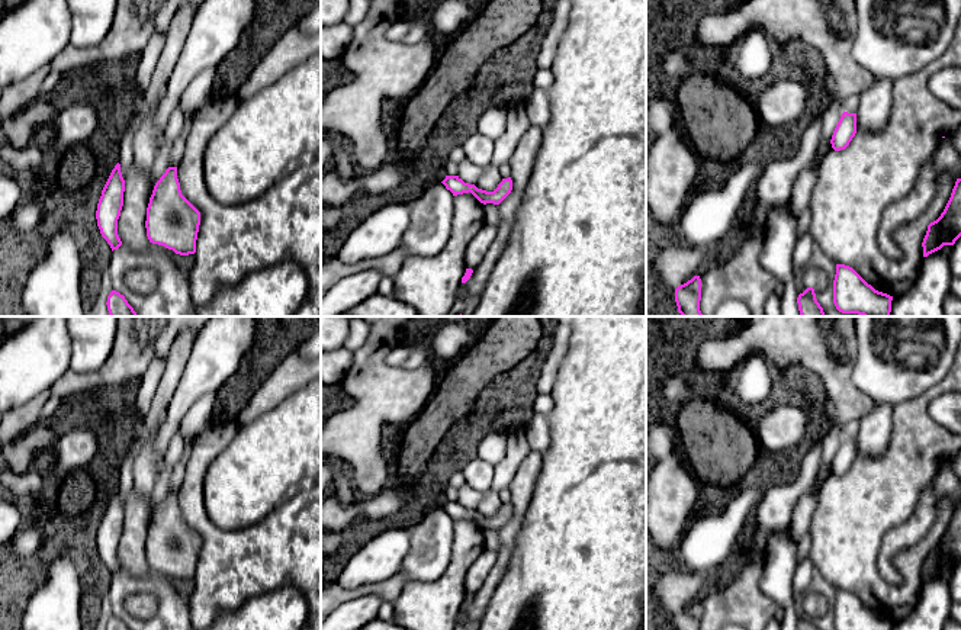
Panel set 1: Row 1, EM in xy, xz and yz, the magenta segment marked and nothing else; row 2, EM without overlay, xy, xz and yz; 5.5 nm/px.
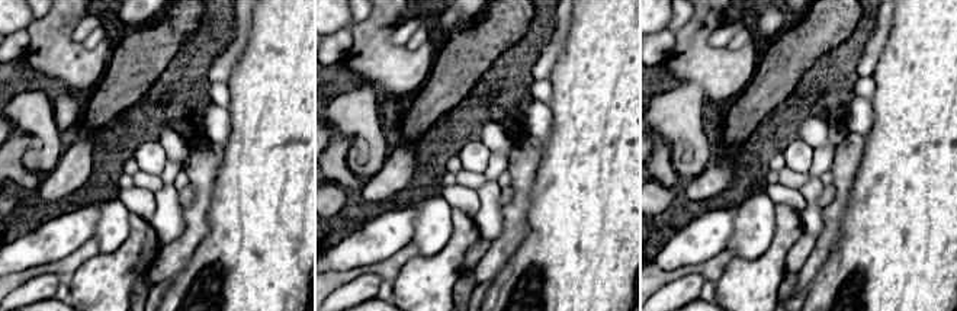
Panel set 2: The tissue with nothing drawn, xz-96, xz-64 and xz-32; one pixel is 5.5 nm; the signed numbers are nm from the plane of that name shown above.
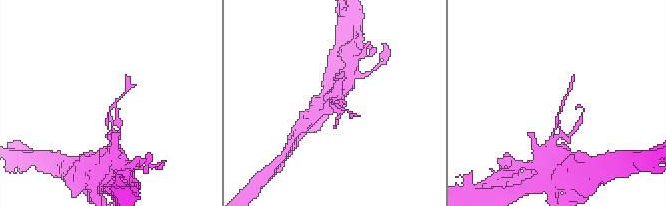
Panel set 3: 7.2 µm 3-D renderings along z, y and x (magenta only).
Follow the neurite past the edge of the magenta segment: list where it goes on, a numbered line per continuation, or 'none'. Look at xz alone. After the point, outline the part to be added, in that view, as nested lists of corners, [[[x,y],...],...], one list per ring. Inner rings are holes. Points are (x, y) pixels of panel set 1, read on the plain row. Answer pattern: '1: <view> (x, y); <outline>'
none

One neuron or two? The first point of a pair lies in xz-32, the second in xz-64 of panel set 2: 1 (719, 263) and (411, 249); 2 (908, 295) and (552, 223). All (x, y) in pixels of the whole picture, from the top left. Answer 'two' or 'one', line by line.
1: one
2: one

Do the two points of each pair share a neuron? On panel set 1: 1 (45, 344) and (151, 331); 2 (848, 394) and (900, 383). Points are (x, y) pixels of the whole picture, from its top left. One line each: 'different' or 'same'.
1: different
2: different

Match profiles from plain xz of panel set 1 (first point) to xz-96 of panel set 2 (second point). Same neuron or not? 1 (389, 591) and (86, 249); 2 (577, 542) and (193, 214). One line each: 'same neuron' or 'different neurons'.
1: same neuron
2: different neurons

